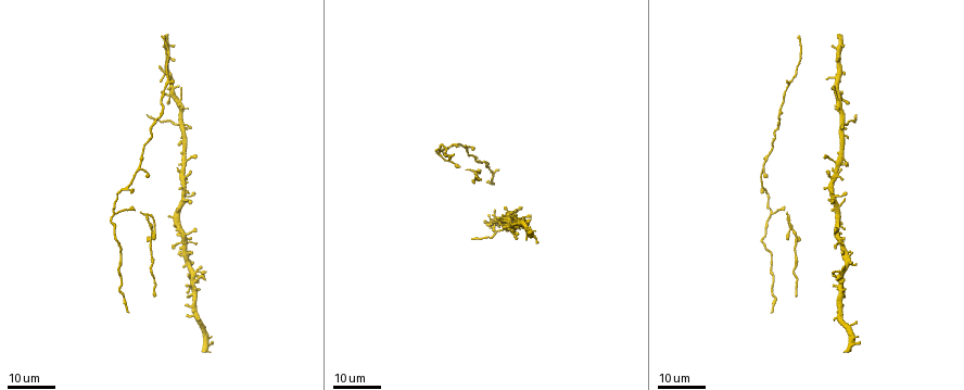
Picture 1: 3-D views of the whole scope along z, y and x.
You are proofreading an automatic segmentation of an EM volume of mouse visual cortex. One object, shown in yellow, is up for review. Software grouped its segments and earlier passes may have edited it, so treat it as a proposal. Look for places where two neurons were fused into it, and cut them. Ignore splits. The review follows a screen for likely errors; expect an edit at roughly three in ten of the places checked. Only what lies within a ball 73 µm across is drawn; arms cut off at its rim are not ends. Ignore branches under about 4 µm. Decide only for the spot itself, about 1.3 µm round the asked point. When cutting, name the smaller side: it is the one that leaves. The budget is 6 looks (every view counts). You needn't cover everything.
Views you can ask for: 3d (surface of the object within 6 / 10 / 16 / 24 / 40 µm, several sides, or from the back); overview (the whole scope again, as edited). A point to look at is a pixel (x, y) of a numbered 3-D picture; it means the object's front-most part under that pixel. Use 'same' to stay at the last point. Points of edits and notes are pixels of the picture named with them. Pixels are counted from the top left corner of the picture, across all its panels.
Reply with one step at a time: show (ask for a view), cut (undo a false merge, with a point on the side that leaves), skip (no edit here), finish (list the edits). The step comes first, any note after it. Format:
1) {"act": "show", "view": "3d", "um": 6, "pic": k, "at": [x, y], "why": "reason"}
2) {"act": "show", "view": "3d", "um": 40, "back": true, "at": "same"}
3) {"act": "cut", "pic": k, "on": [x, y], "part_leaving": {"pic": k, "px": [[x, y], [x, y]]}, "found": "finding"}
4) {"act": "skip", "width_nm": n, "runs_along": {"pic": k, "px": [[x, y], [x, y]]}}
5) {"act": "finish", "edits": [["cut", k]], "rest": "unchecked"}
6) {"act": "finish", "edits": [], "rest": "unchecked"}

{"act": "show", "view": "3d", "um": 16, "pic": 1, "at": [184, 244]}

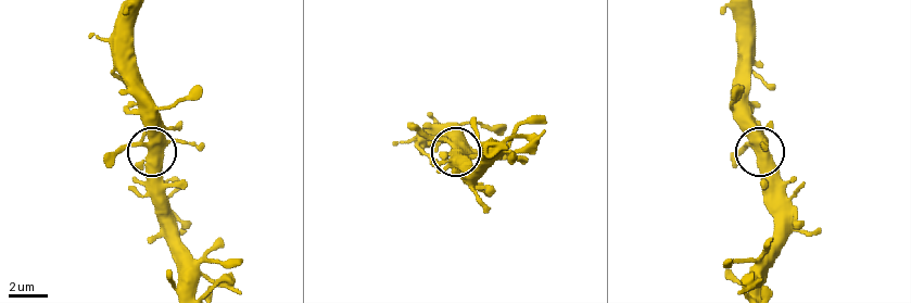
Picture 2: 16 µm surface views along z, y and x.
{"act": "show", "view": "3d", "um": 6, "pic": 2, "at": [147, 143]}

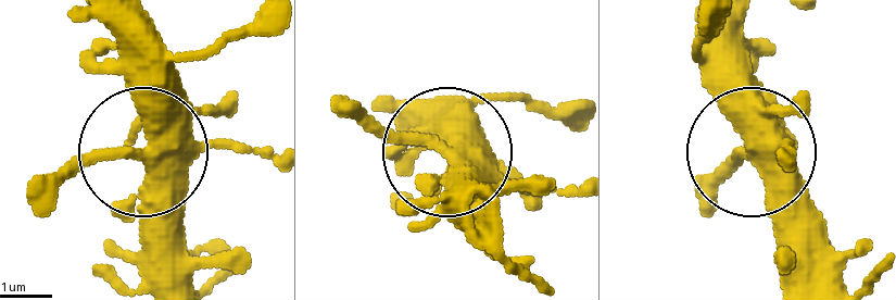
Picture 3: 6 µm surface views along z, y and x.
{"act": "skip", "side_arm_um": 26, "runs_along": {"pic": 3, "px": [[739, 23], [752, 153], [704, 179]]}, "found": "continuous, no second neuron"}

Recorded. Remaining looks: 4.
{"act": "show", "view": "3d", "um": 16, "pic": 1, "at": [153, 216], "why": "sudden change in width"}

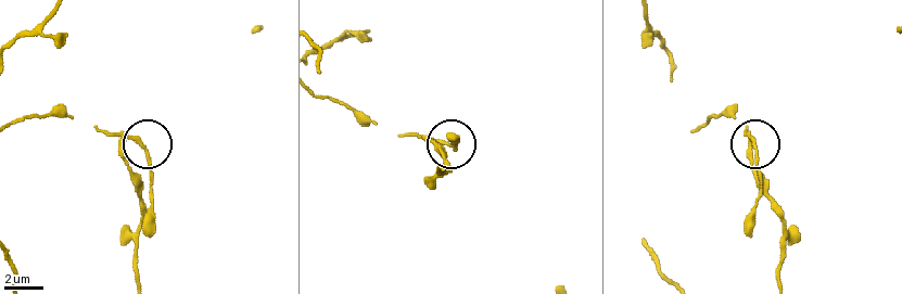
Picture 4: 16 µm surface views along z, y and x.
{"act": "show", "view": "3d", "um": 10, "pic": 4, "at": [141, 147]}

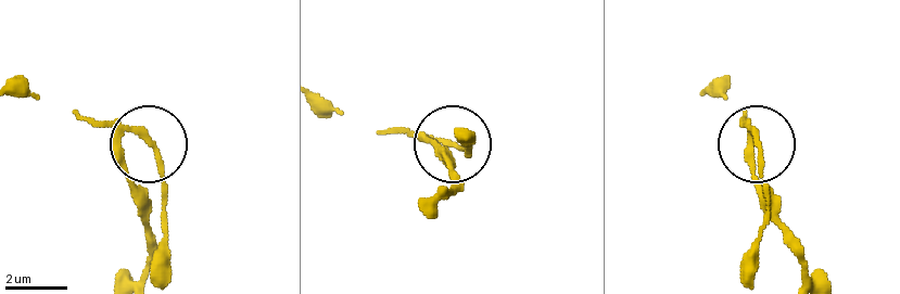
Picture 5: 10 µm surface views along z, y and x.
{"act": "cut", "pic": 5, "on": [127, 173], "part_leaving": {"pic": 5, "px": [[117, 127], [117, 155], [149, 241], [143, 271]]}, "found": "two neurons meet here"}

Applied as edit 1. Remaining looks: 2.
{"act": "finish", "edits": [["cut", 5]], "rest": "unchecked"}

